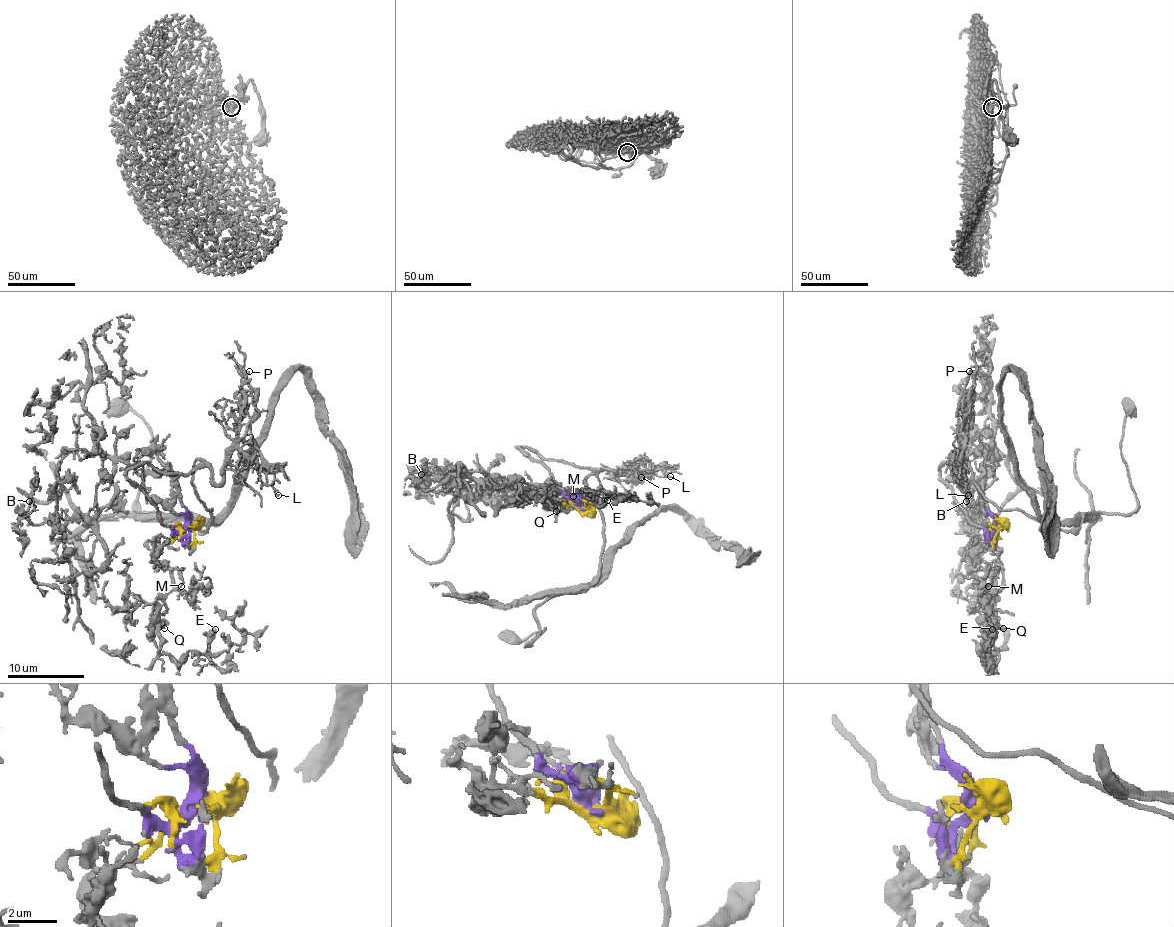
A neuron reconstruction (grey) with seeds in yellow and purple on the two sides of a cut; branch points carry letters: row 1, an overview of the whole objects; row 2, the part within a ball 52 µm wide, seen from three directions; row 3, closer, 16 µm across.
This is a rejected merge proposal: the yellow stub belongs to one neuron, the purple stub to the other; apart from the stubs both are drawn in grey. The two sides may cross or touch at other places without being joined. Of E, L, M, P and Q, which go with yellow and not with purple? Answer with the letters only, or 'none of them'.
E, M, Q

